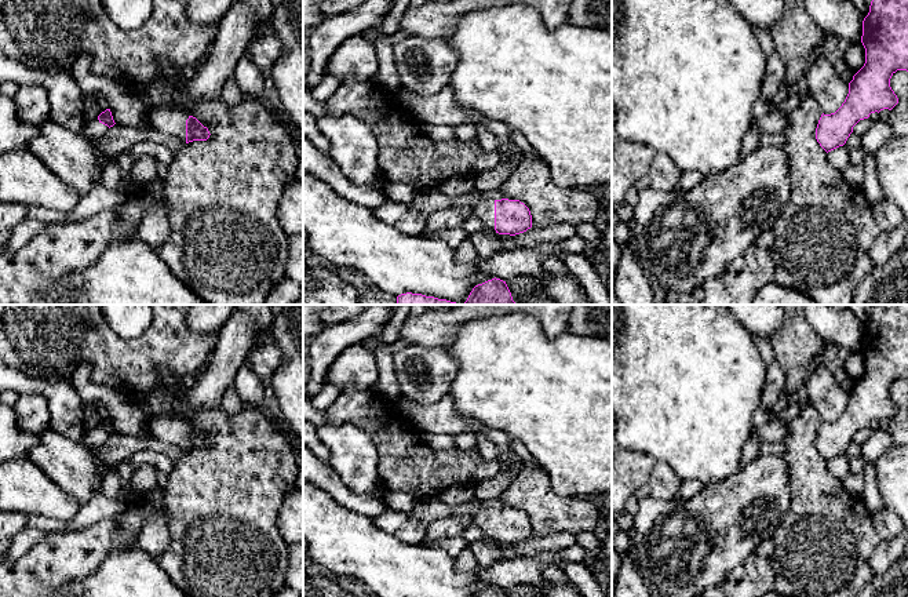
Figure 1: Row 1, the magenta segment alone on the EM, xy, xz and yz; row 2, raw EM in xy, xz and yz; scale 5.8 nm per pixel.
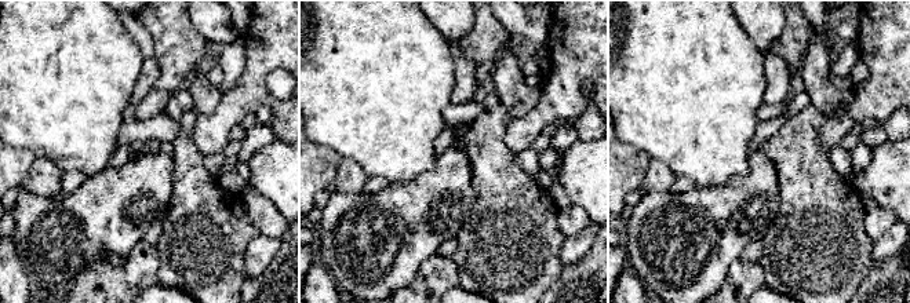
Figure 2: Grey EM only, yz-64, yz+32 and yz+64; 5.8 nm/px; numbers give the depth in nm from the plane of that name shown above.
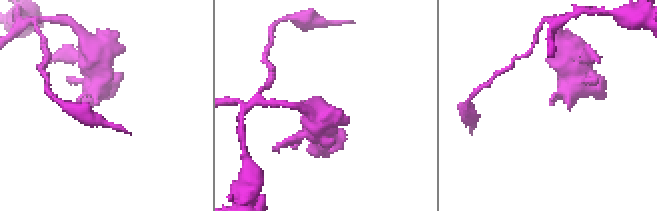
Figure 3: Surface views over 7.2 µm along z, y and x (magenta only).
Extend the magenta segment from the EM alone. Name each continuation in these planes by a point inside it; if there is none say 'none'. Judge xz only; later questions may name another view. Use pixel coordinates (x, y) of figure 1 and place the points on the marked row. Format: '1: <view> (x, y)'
1: xz (484, 210)

